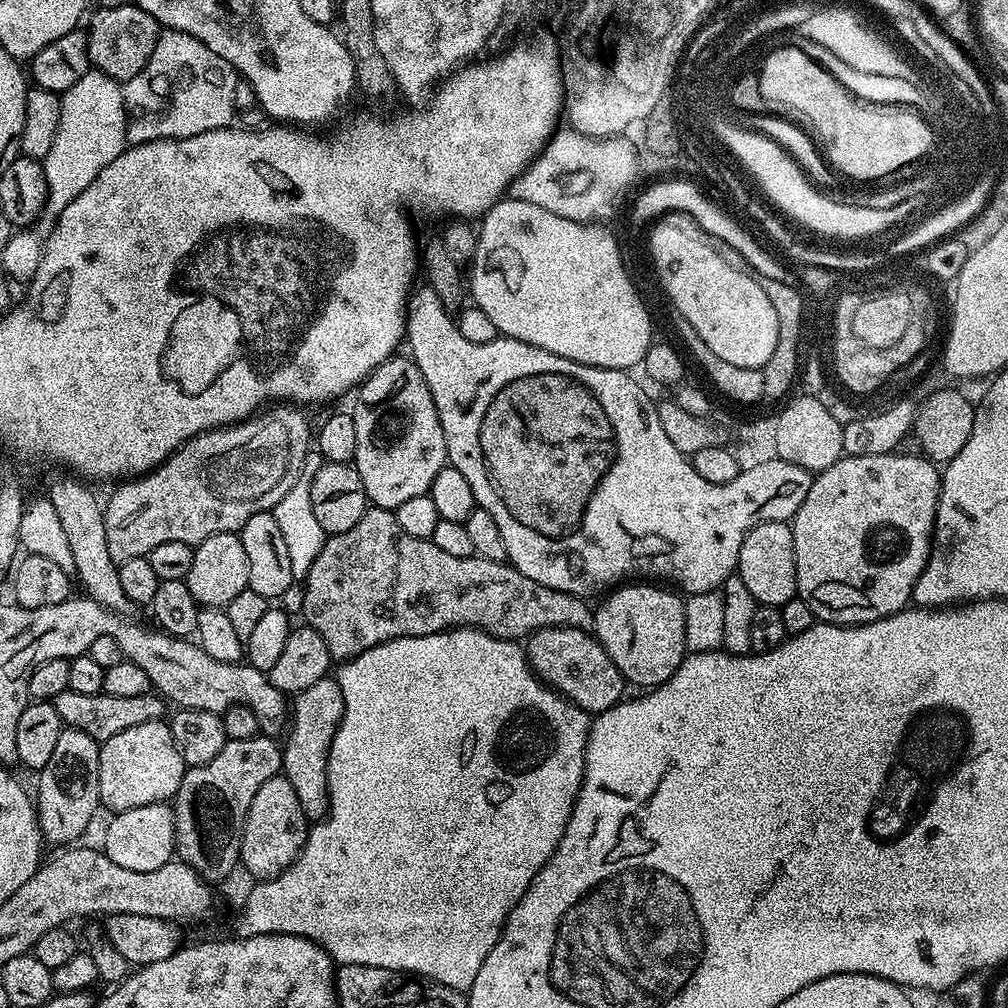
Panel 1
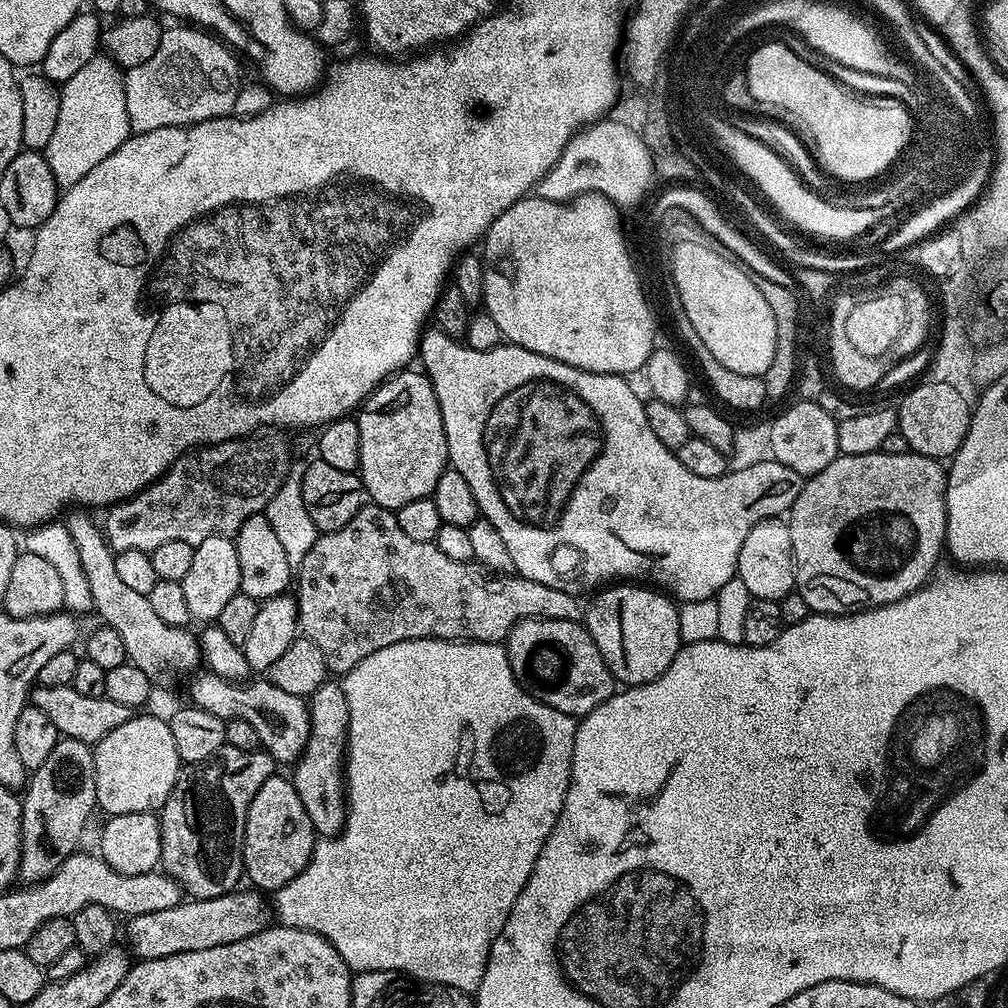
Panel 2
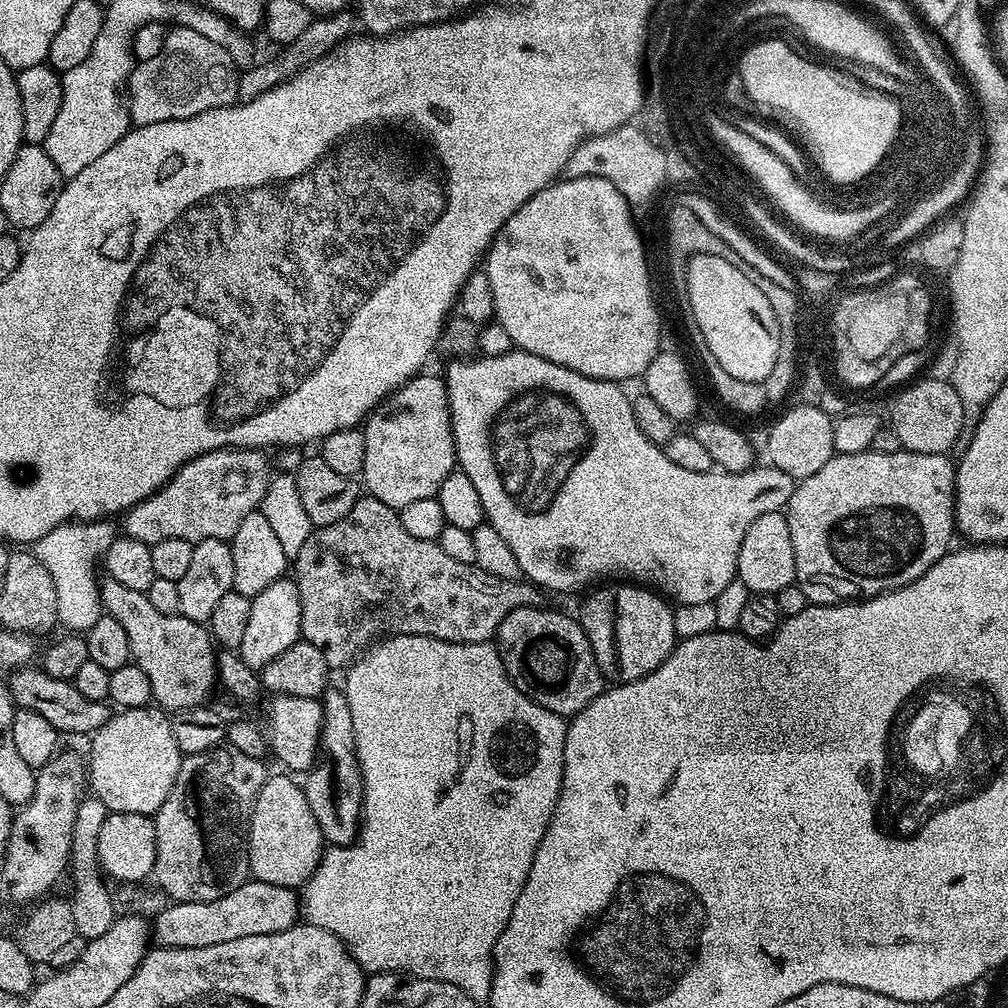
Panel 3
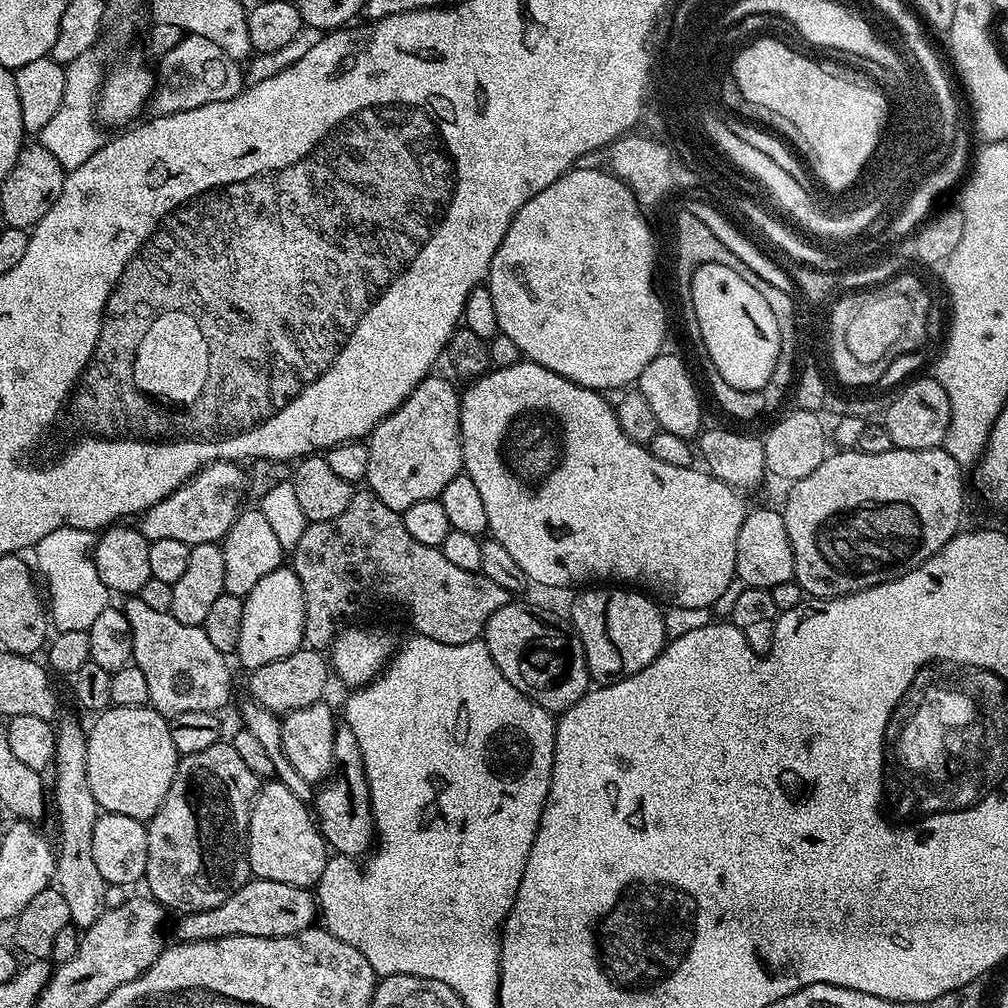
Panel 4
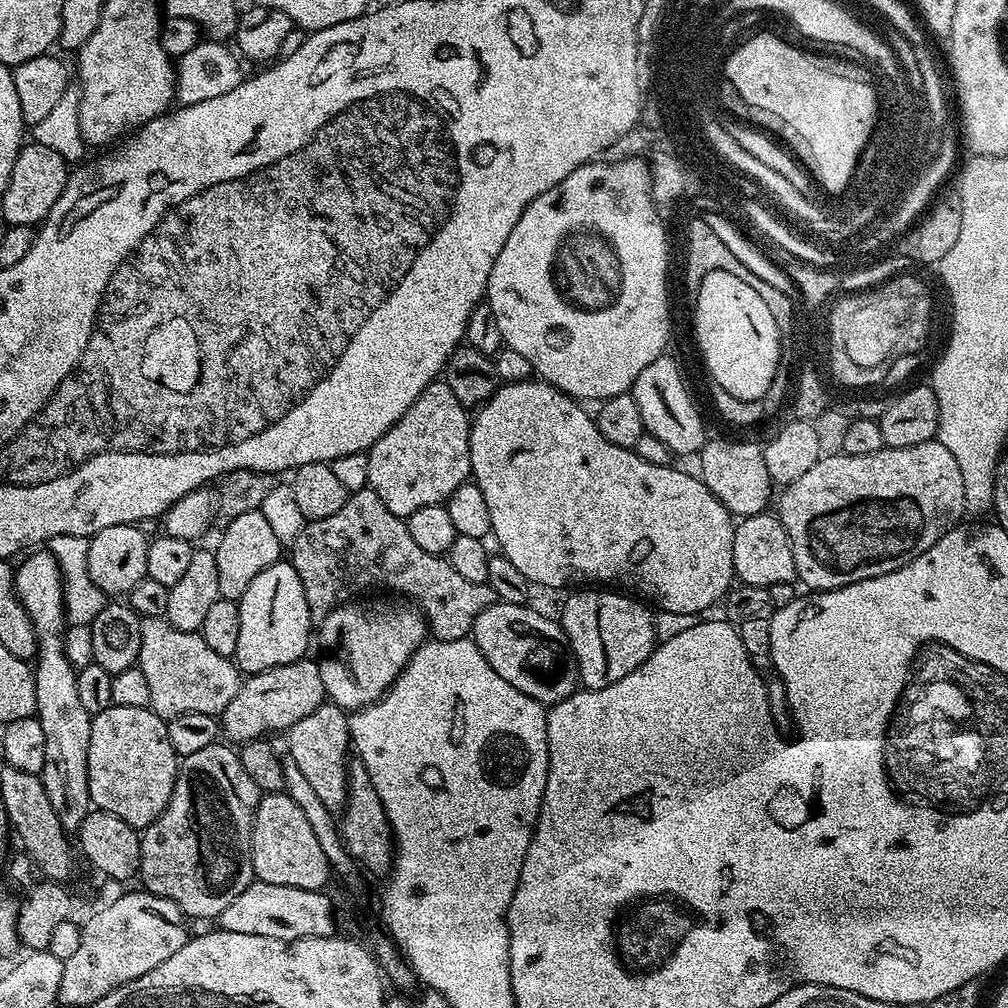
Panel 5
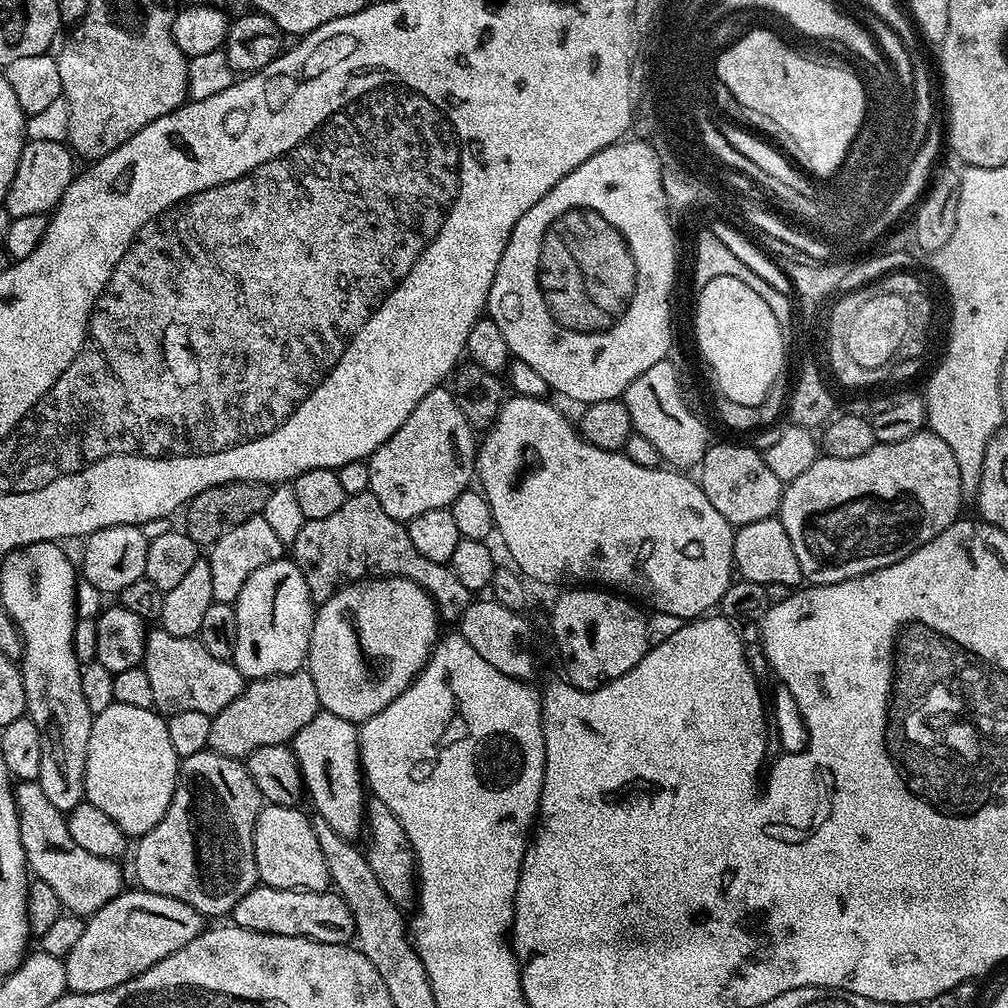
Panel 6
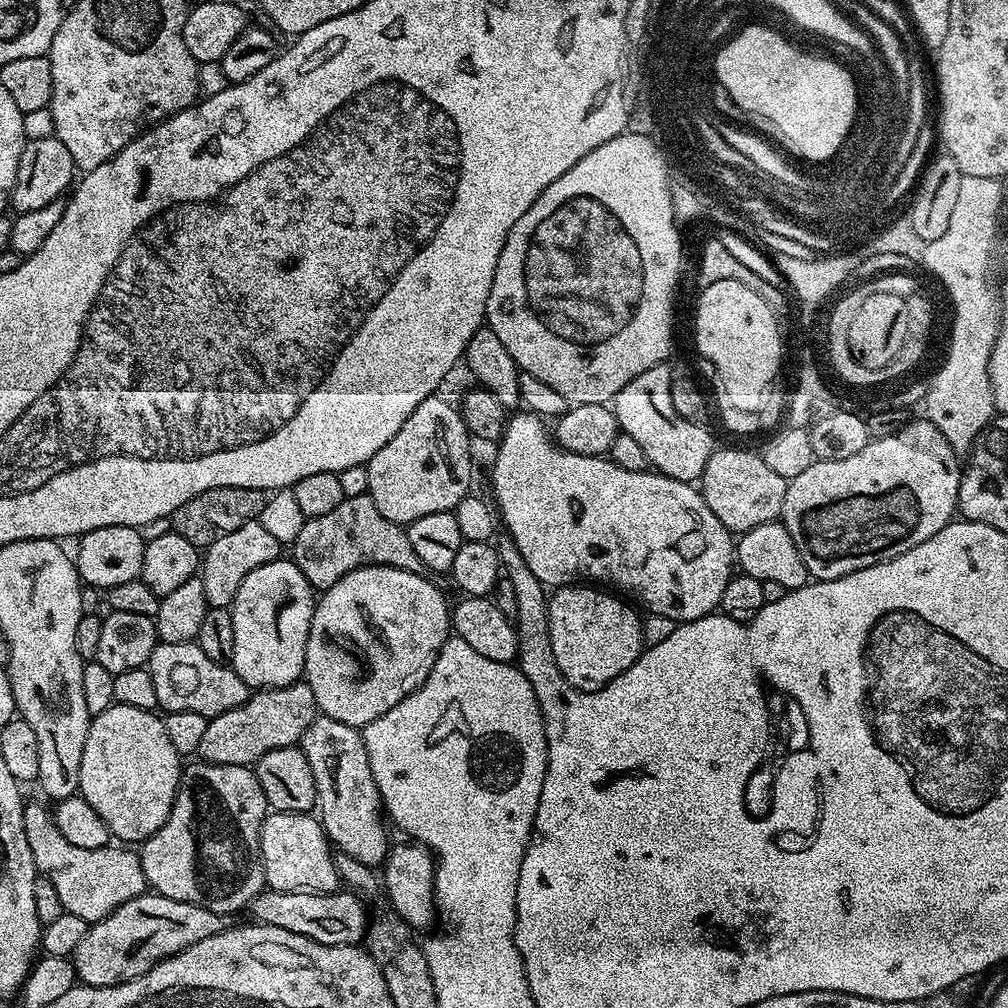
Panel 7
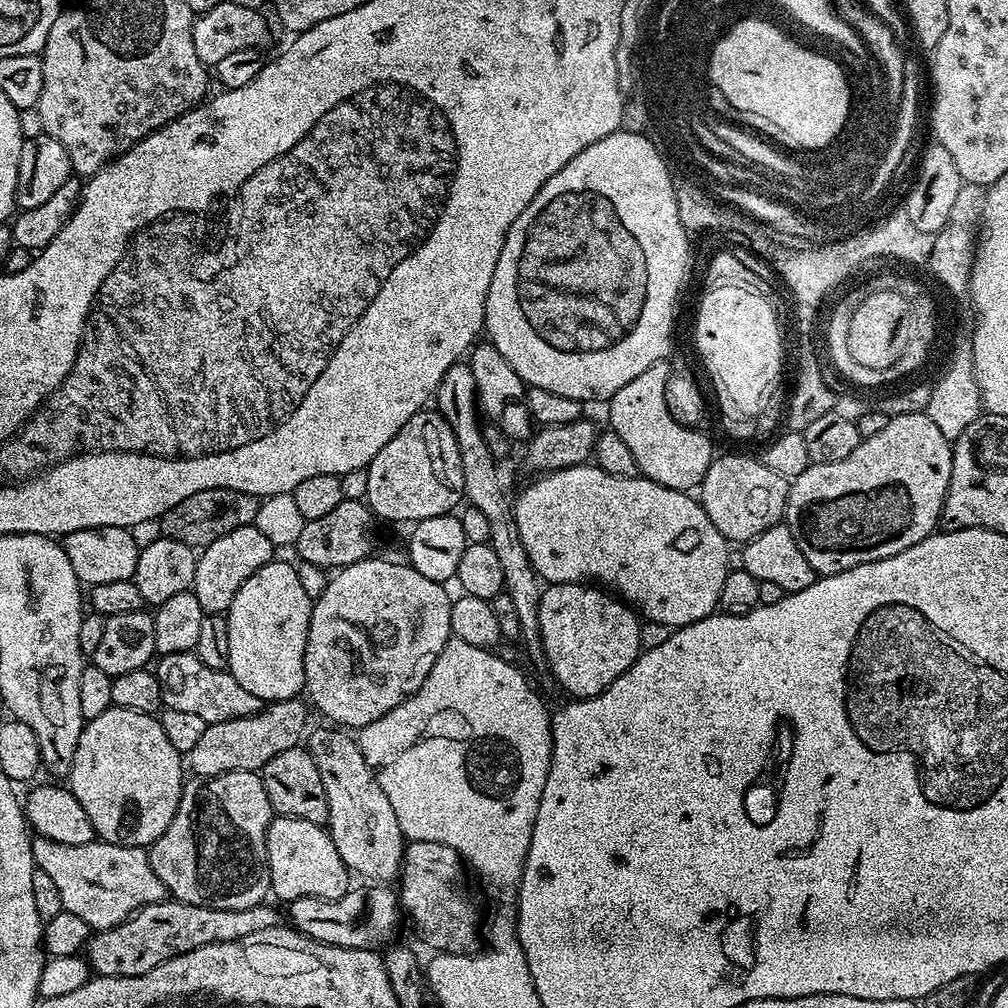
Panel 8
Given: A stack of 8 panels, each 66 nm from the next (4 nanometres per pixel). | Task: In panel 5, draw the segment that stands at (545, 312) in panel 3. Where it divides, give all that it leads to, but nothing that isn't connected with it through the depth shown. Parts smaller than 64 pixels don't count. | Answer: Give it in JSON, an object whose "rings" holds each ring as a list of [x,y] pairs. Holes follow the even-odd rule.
{"rings":[[[632,158],[631,160],[616,160],[613,164],[600,164],[601,162],[589,162],[583,164],[578,170],[574,170],[562,183],[556,184],[550,190],[546,190],[546,194],[542,194],[538,198],[534,198],[534,202],[530,202],[530,206],[526,206],[526,210],[522,214],[522,218],[518,218],[518,226],[514,226],[514,230],[510,230],[510,238],[506,238],[506,246],[502,246],[502,254],[498,254],[498,258],[494,262],[494,270],[490,270],[490,278],[486,289],[486,303],[490,306],[490,310],[494,310],[494,318],[498,321],[498,330],[502,330],[502,338],[507,347],[518,350],[518,354],[523,354],[526,362],[530,362],[535,375],[539,379],[552,384],[558,390],[562,390],[574,400],[581,402],[589,402],[588,400],[596,400],[595,402],[603,402],[617,396],[623,392],[629,391],[632,384],[638,378],[638,374],[642,374],[642,370],[646,370],[646,366],[650,366],[650,362],[654,362],[658,357],[665,355],[668,344],[668,331],[671,330],[672,324],[668,321],[668,236],[664,233],[664,224],[661,213],[656,212],[655,202],[652,201],[648,188],[648,176],[644,176],[644,168],[640,165],[644,162],[640,158]]]}

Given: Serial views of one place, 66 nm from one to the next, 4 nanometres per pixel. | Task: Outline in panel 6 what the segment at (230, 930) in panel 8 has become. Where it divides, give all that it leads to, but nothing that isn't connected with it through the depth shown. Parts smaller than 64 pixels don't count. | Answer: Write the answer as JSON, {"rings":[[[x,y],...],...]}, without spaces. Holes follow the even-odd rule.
{"rings":[[[143,890],[135,891],[121,892],[119,896],[106,902],[106,906],[102,906],[84,920],[81,940],[75,944],[74,950],[70,950],[70,954],[63,959],[66,966],[68,992],[98,994],[102,990],[122,986],[138,974],[150,970],[150,966],[162,962],[162,958],[182,950],[182,946],[186,946],[186,942],[194,942],[194,938],[198,938],[200,933],[205,931],[206,917],[198,910],[194,910],[194,906],[190,906],[178,898],[170,898]]]}

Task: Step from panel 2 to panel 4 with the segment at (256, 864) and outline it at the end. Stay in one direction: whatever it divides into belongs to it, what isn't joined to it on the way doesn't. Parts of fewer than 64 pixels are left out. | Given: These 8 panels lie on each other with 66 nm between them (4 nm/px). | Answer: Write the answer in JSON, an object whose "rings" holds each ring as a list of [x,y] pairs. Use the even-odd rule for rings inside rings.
{"rings":[[[268,782],[259,789],[252,806],[248,823],[248,861],[252,867],[252,876],[257,880],[270,882],[286,882],[286,886],[315,889],[316,883],[322,878],[322,870],[326,870],[326,862],[330,858],[330,849],[324,843],[324,835],[310,811],[309,805],[291,794],[286,786],[279,782]]]}

